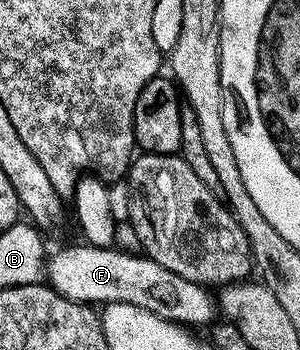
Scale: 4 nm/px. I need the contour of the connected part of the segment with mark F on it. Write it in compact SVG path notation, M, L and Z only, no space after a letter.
M87 244L58 250L55 254L53 251L48 258L48 285L51 290L73 302L132 304L187 328L209 327L219 317L219 307L215 299L214 302L210 299L211 293L205 287L176 276L176 272L168 272L168 268L156 264L150 258L136 258L132 254L118 248L99 250Z

